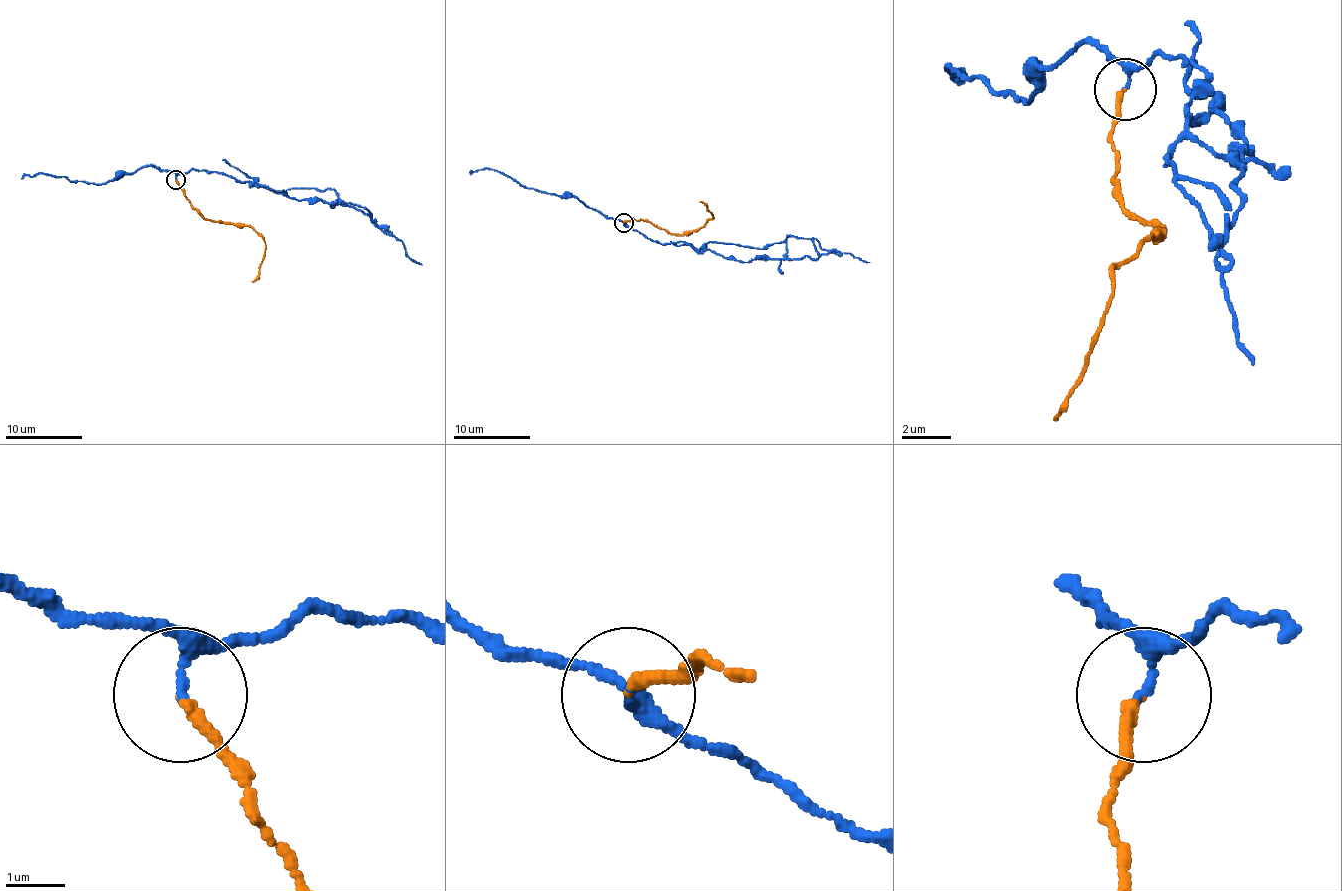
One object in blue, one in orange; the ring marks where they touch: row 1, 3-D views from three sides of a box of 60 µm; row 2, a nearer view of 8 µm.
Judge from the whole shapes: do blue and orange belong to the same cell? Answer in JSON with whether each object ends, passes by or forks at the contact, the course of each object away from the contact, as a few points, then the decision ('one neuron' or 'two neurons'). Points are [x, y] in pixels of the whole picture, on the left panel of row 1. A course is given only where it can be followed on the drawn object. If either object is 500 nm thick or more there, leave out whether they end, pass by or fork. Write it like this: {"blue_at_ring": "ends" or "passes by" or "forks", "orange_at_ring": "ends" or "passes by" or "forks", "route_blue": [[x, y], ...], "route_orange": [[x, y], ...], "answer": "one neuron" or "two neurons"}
{"blue_at_ring": "passes by", "orange_at_ring": "ends", "route_blue": [[175, 179], [179, 174], [190, 170], [215, 172], [293, 199], [354, 206], [400, 241], [406, 254], [421, 265]], "route_orange": [[175, 179], [184, 197], [207, 220], [249, 225], [261, 237], [264, 242], [259, 275], [251, 281]], "answer": "two neurons"}

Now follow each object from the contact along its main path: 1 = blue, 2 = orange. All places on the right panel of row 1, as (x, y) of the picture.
1: (1127, 87), (1152, 56), (1195, 62), (1189, 87), (1251, 149), (1238, 155), (1220, 286), (1251, 366)
2: (1127, 87), (1108, 143), (1114, 193), (1133, 217), (1164, 230), (1114, 273), (1114, 292), (1071, 397), (1052, 416)

